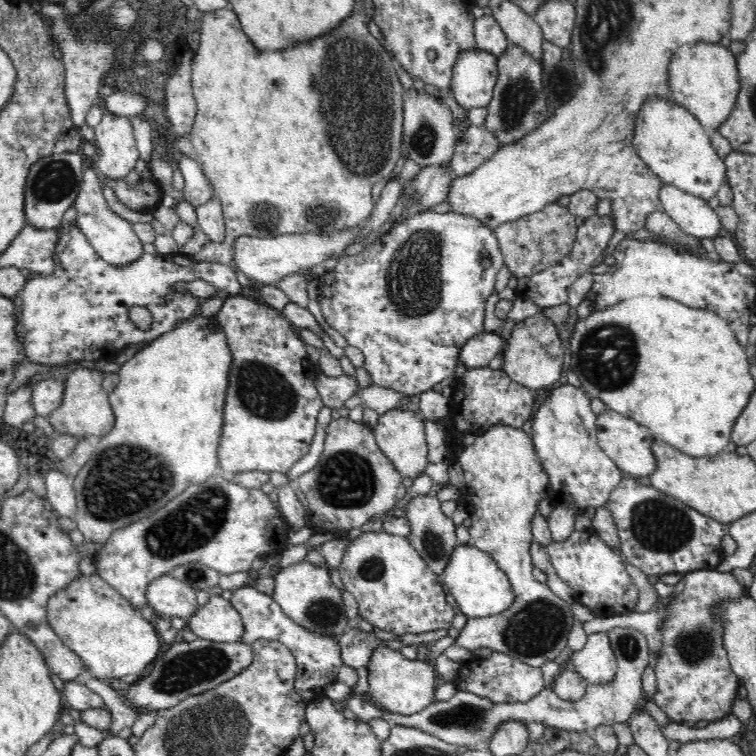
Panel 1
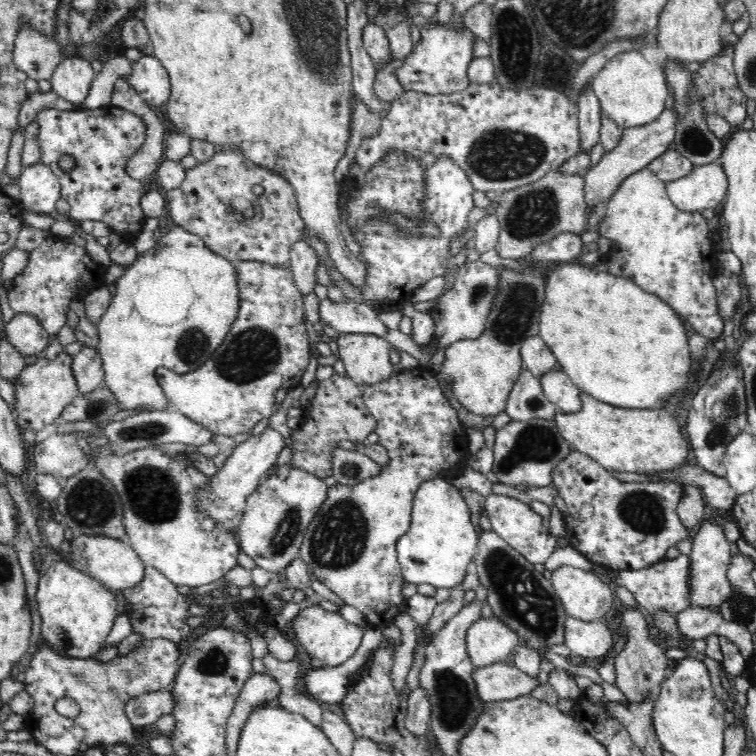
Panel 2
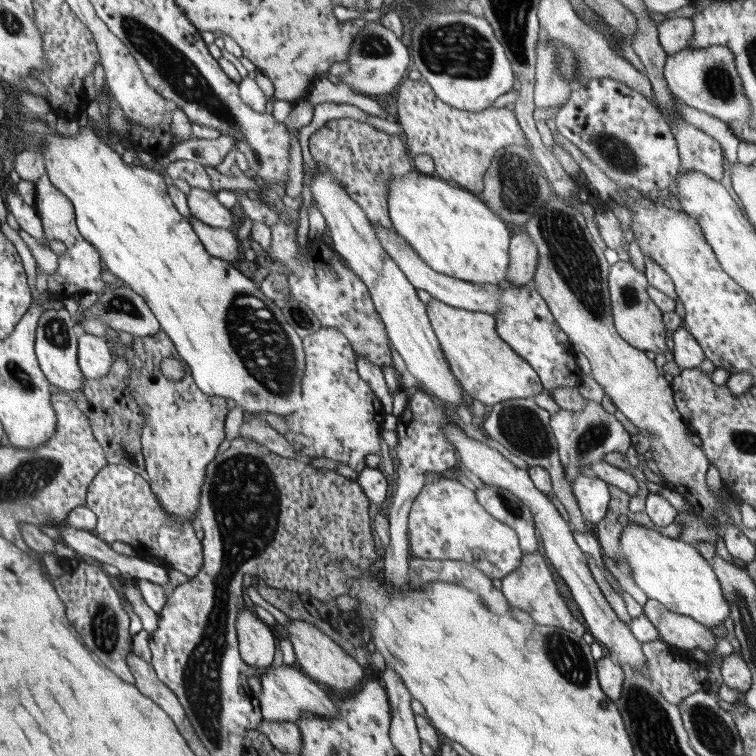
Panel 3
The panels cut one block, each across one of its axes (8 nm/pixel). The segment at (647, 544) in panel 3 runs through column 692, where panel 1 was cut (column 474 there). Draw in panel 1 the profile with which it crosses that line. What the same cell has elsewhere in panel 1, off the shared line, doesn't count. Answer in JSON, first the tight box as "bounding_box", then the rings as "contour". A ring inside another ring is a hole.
{"bounding_box":[442,543,514,618],"contour":[[[472,543],[458,544],[452,550],[442,580],[448,588],[447,592],[454,596],[458,610],[468,618],[486,618],[486,616],[500,614],[502,610],[508,610],[514,602],[514,591],[506,573],[490,555],[482,552]]]}

